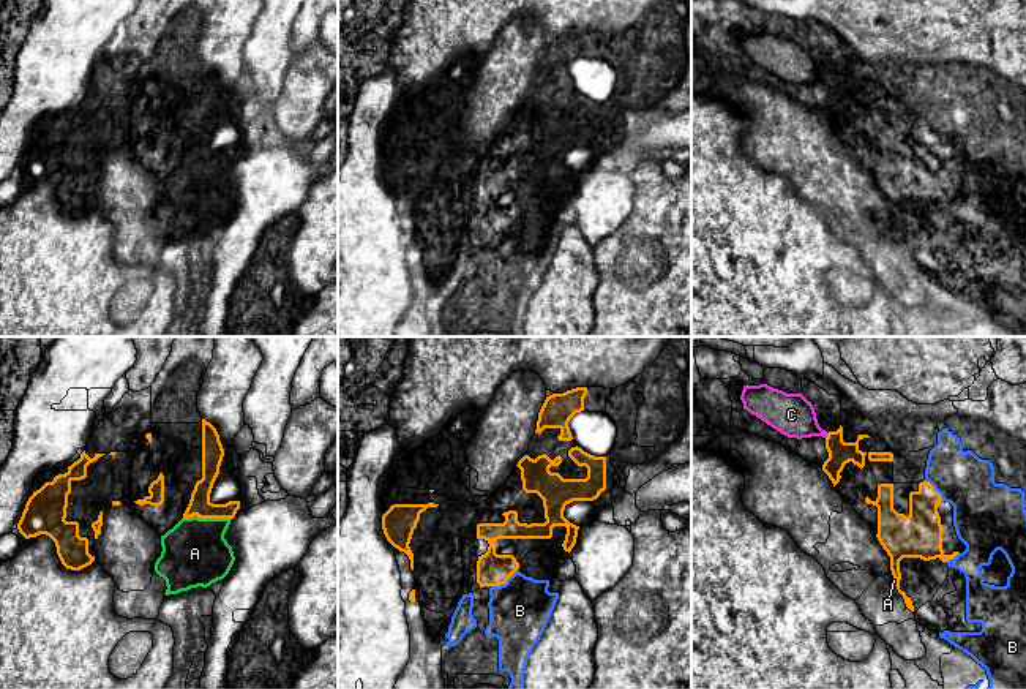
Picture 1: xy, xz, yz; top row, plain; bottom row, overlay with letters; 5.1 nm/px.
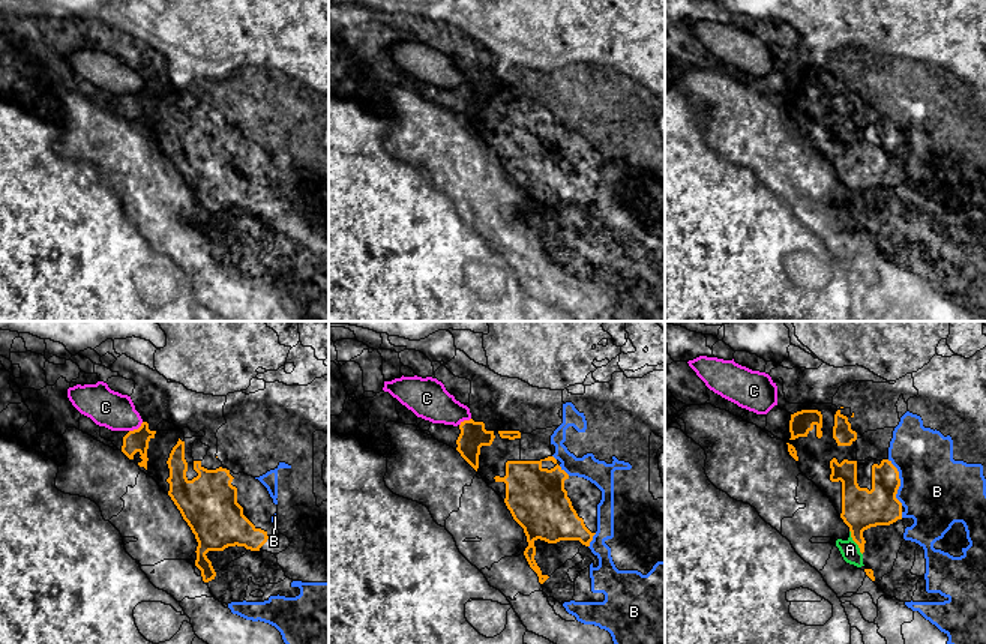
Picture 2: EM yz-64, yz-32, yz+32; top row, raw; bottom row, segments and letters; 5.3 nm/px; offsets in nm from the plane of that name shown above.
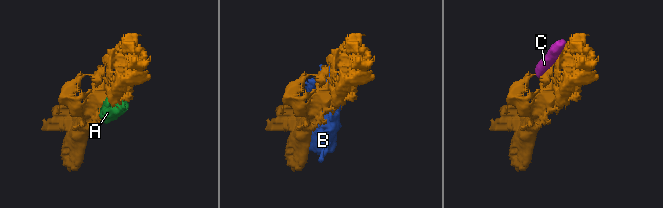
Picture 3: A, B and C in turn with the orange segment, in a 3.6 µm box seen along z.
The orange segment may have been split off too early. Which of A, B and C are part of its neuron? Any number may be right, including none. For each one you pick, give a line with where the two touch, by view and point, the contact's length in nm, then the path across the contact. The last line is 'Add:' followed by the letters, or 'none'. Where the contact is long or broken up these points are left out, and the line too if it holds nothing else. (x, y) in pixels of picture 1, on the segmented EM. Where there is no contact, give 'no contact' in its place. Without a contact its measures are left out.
Add: none

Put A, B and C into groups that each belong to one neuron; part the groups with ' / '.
A / B / C

